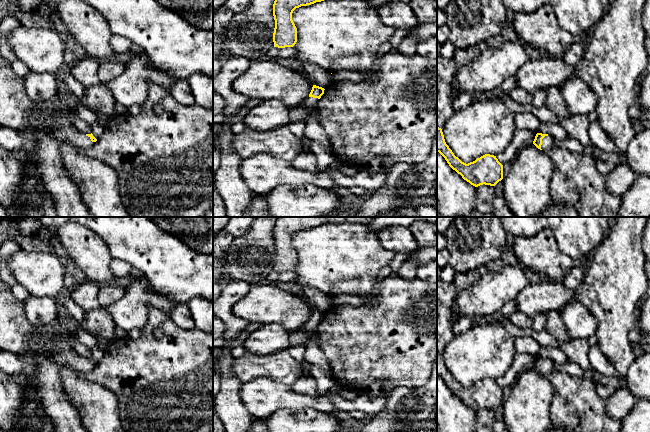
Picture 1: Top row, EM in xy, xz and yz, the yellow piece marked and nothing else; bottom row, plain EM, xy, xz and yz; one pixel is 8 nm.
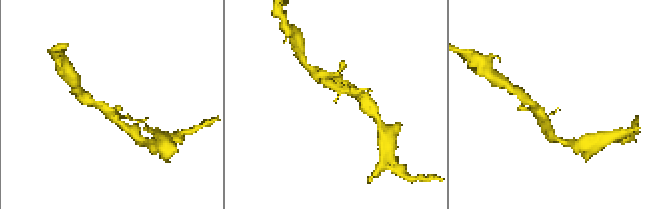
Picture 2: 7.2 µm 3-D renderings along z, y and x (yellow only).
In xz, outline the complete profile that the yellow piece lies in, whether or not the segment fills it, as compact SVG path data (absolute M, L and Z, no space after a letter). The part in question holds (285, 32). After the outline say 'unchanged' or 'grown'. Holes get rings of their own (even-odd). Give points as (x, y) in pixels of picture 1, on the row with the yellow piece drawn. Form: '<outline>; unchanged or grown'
M275 0L273 4L274 47L293 47L297 42L297 28L292 20L293 11L301 6L321 1L324 0Z; unchanged

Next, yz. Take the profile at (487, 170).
M437 127L437 152L445 158L453 170L475 187L483 184L495 186L503 179L503 165L496 156L485 154L468 164L462 162L446 144L442 129L439 127Z; unchanged

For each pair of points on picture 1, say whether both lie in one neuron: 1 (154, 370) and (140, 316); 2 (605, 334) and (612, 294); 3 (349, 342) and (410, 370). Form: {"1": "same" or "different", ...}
{"1": "different", "2": "same", "3": "same"}

